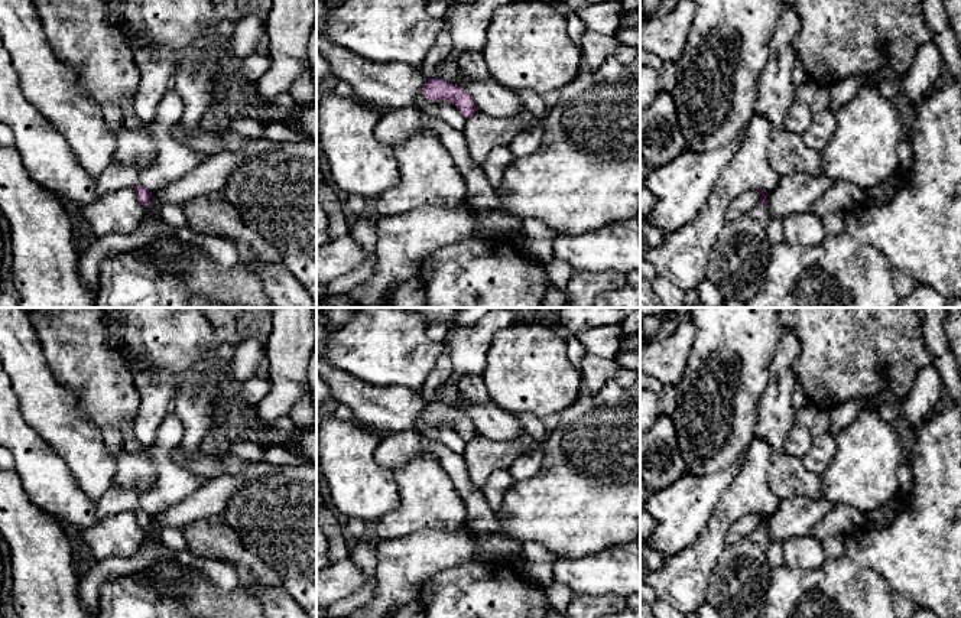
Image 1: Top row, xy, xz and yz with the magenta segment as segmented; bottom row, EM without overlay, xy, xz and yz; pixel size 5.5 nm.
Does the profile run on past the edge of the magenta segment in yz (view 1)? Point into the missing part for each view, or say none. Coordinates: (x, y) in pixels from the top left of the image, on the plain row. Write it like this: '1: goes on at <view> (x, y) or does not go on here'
1: does not go on here

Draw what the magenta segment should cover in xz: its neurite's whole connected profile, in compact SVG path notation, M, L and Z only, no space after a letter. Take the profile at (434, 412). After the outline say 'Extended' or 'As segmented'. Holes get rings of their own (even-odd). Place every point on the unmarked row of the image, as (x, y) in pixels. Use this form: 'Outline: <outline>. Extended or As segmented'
Outline: M428 401L422 412L422 417L426 423L431 425L449 425L465 442L470 442L477 435L477 429L473 420L465 413L444 403Z. As segmented

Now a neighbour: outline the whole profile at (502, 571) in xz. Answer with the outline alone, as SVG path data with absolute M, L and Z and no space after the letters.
M467 562L441 570L421 586L419 602L426 618L546 618L551 611L545 589L522 579L514 563Z

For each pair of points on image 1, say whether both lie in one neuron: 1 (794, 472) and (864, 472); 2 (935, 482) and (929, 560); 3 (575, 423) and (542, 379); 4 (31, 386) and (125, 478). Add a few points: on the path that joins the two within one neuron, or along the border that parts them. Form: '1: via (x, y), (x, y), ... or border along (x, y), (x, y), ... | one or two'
1: border along (820, 477), (824, 497) | two
2: via (935, 501), (935, 542) | one
3: border along (581, 392), (559, 413) | two
4: border along (116, 461), (116, 477), (113, 481) | two

